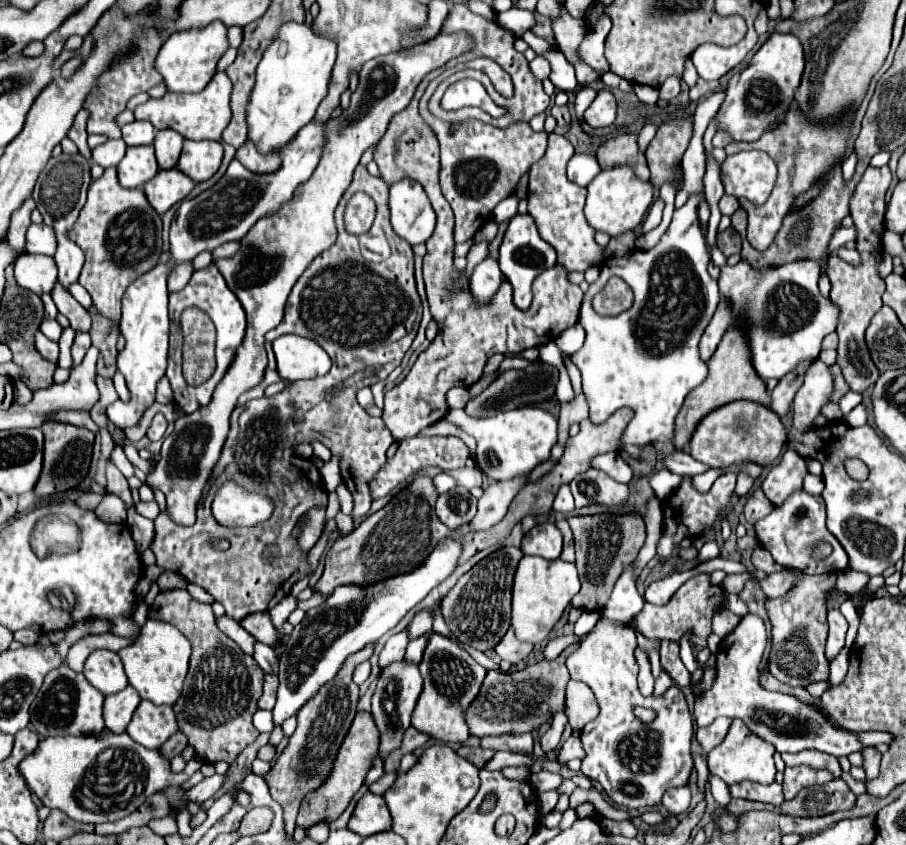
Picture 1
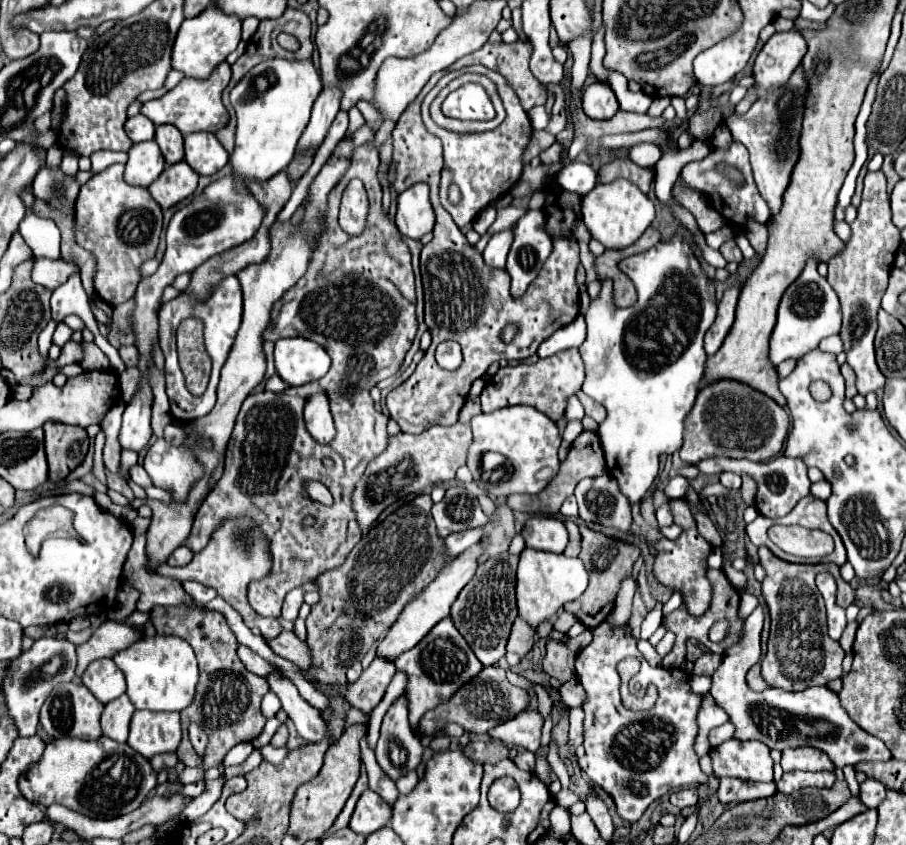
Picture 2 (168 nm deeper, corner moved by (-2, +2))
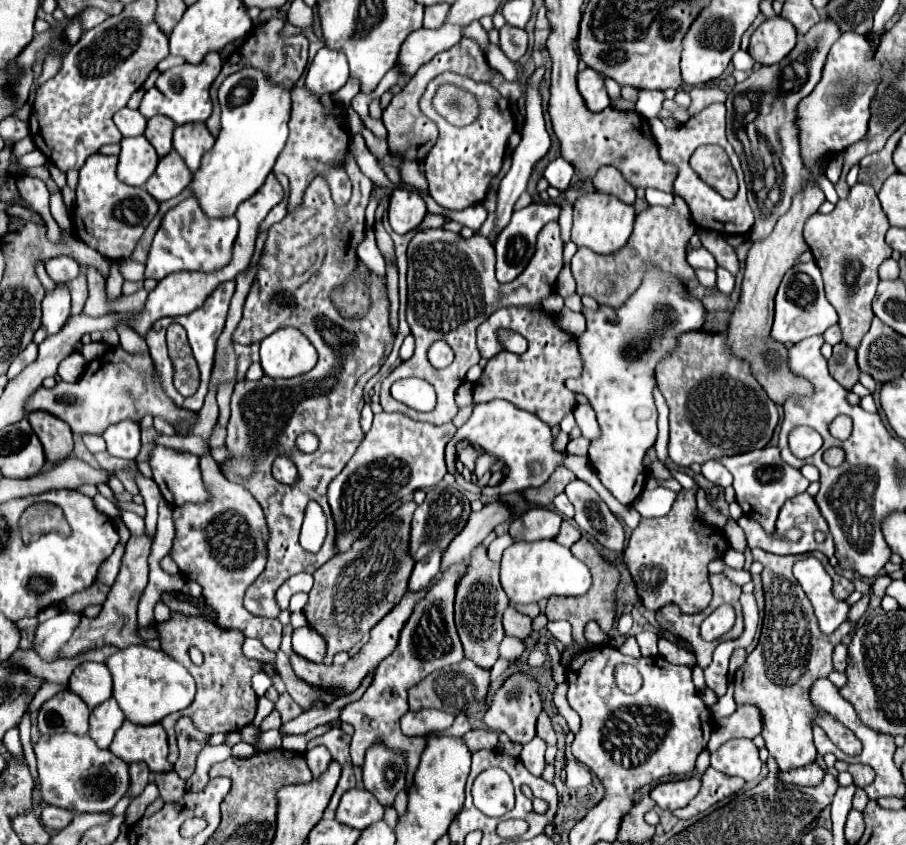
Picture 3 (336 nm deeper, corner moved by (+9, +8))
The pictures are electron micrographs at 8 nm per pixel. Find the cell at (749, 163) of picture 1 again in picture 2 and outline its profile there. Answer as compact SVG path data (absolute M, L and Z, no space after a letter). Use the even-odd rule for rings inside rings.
M733 141L729 151L711 151L711 155L707 155L705 159L701 161L693 161L693 163L687 163L681 171L681 177L683 181L691 187L691 189L697 189L701 193L707 195L709 199L709 205L713 209L717 209L727 221L737 221L737 219L747 219L747 217L755 217L757 221L763 221L767 223L771 219L771 209L767 205L767 201L759 195L759 189L755 185L755 179L753 179L753 171L751 171L751 165L749 165L749 153L747 149L739 143L739 141ZM719 163L727 163L731 167L735 167L741 175L743 175L743 183L737 185L731 177L727 177L725 173L719 173L717 165Z

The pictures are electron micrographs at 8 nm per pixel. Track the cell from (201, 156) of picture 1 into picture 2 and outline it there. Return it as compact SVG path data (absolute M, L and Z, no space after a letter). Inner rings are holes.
M191 133L185 137L185 161L199 175L213 175L229 161L229 153L213 133Z

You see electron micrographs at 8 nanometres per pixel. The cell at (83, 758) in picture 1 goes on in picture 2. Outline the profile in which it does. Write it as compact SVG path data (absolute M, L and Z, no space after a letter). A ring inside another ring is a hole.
M77 737L53 739L47 743L41 759L19 777L19 789L29 801L45 807L61 803L67 809L85 813L93 819L111 819L135 811L155 783L157 773L151 769L149 759L127 743L117 743L109 737L95 741Z

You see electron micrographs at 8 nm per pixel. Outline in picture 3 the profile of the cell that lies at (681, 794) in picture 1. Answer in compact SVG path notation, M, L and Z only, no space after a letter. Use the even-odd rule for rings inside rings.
M686 777L678 781L660 783L650 791L650 797L656 801L660 809L674 811L678 807L686 807L700 791L700 777Z

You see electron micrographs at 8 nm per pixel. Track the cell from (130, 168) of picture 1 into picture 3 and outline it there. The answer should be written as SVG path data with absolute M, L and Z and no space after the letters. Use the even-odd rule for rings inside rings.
M146 137L122 139L118 179L126 185L142 187L158 165L158 155Z

